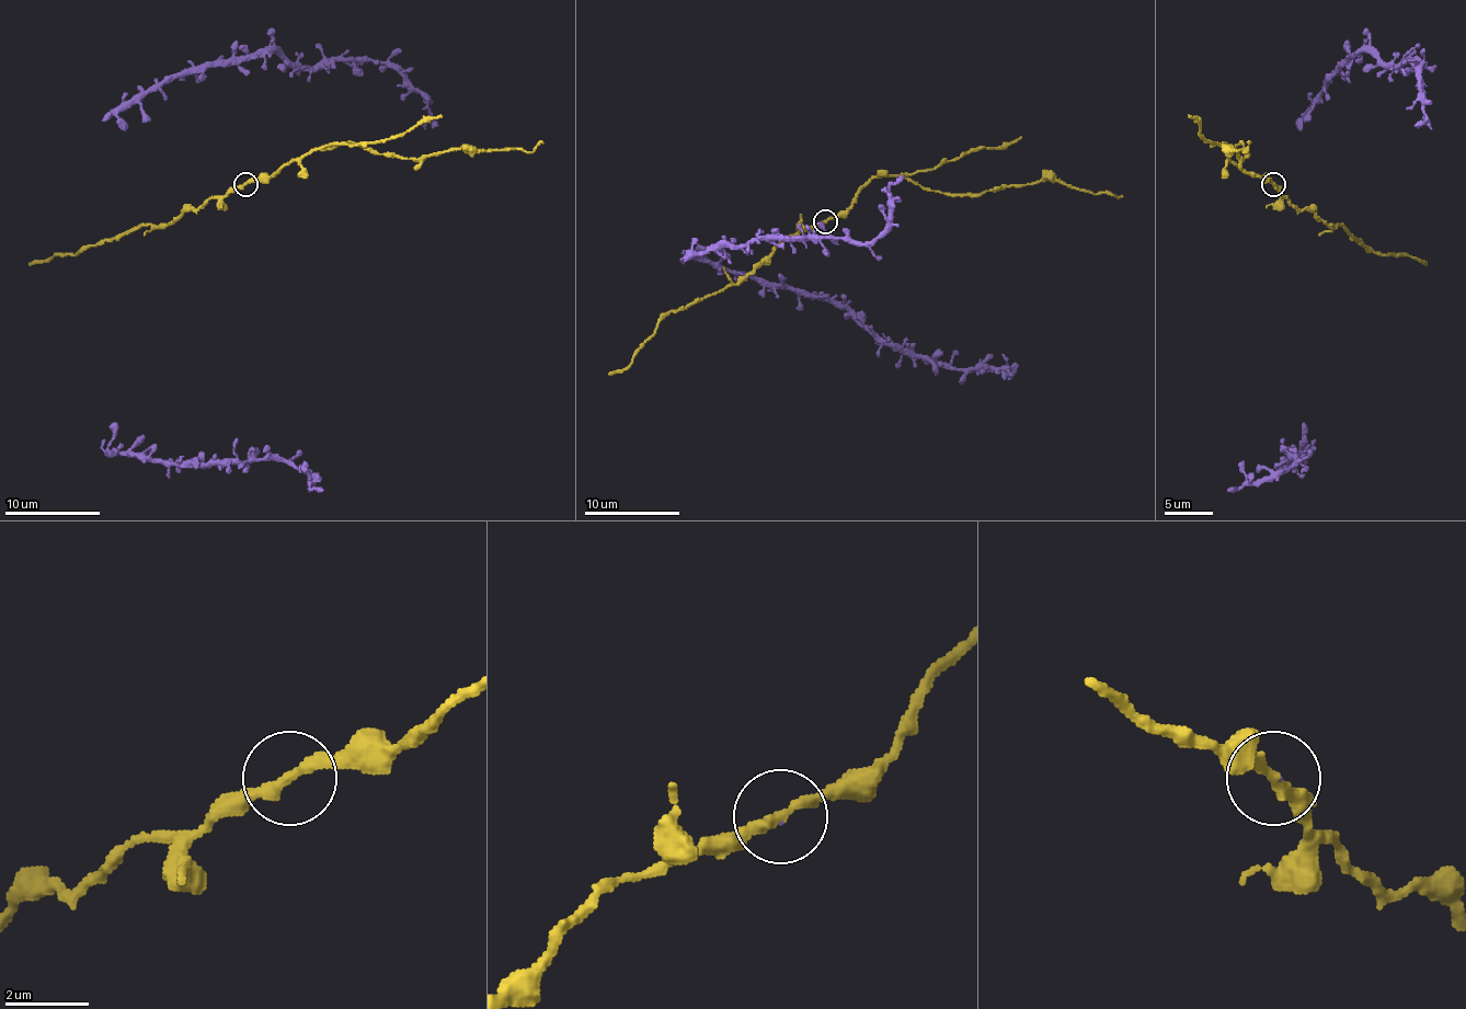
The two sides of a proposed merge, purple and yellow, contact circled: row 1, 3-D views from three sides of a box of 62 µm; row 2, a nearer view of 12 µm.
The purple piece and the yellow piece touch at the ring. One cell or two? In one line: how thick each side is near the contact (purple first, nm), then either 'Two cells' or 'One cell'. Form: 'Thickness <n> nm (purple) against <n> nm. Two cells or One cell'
Thickness 30 nm (purple) against 260 nm. Two cells

